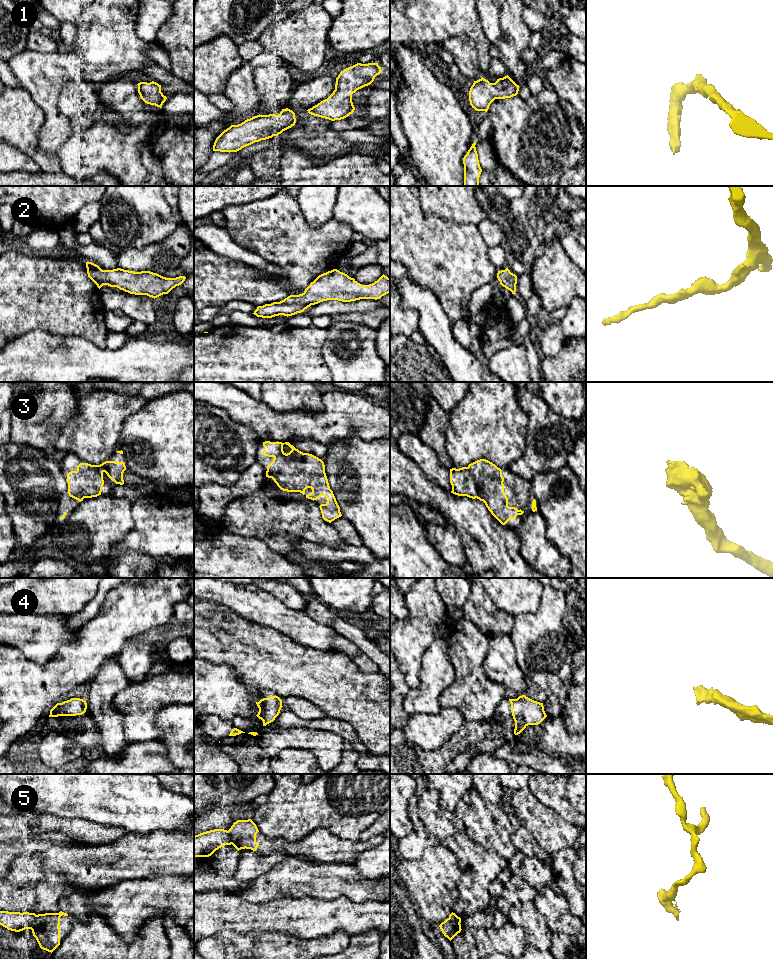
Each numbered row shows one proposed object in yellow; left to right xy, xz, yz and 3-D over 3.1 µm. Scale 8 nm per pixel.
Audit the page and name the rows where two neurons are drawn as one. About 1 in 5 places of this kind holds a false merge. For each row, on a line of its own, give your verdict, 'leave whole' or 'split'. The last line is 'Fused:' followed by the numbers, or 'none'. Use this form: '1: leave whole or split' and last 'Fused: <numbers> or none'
1: leave whole
2: leave whole
3: leave whole
4: leave whole
5: split
Fused: 5

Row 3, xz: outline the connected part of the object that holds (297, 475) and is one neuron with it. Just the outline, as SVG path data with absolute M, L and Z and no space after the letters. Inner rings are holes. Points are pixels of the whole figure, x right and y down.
M263 442L264 456L273 457L267 466L266 477L272 478L277 486L287 492L300 492L307 488L312 492L306 498L317 500L325 496L327 503L321 504L322 518L331 523L342 516L325 473L324 462L318 457L303 453L289 442Z

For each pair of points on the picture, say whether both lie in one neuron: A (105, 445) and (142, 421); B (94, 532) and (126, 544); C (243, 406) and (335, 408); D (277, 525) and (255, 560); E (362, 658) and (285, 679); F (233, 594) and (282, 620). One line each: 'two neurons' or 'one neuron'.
A: two neurons
B: two neurons
C: one neuron
D: two neurons
E: two neurons
F: one neuron

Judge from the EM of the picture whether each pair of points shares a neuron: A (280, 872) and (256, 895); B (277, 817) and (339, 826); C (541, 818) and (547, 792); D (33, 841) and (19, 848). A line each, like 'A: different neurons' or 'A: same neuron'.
A: same neuron
B: same neuron
C: different neurons
D: same neuron

